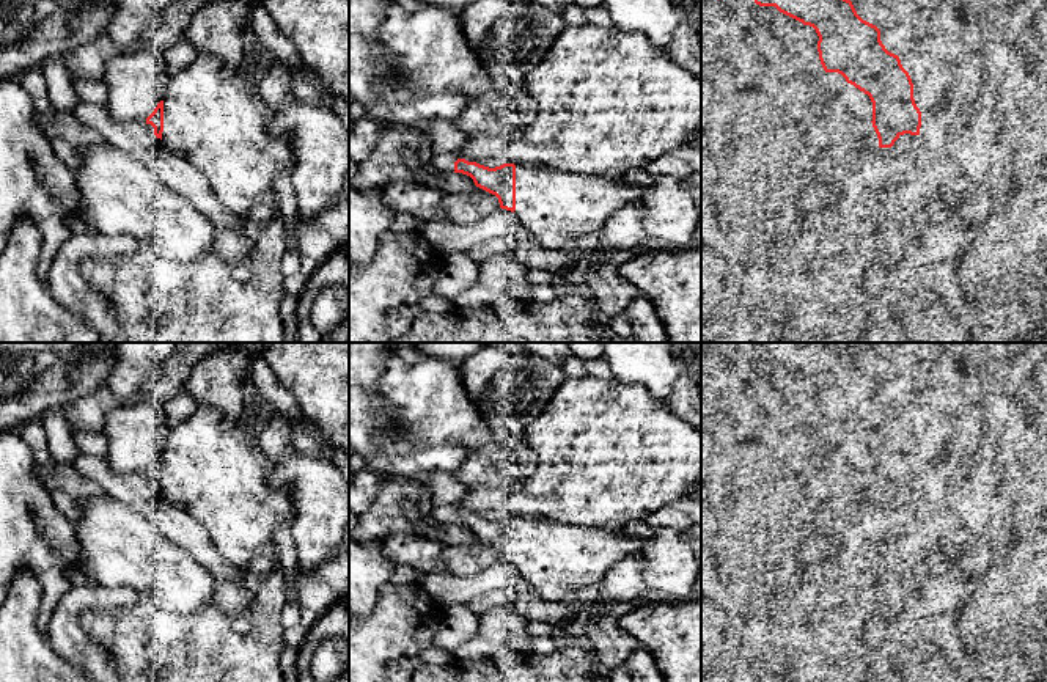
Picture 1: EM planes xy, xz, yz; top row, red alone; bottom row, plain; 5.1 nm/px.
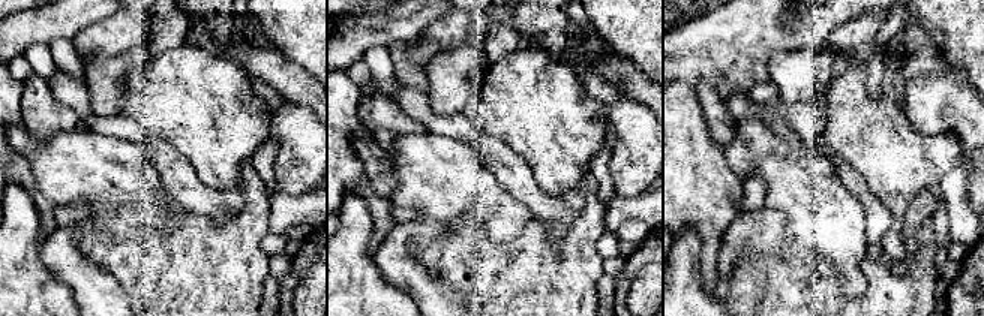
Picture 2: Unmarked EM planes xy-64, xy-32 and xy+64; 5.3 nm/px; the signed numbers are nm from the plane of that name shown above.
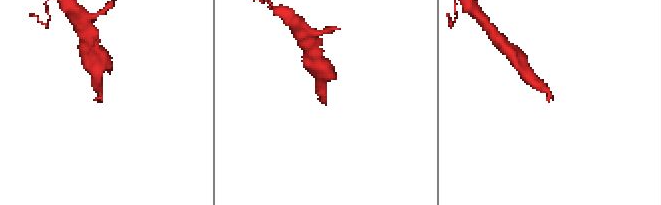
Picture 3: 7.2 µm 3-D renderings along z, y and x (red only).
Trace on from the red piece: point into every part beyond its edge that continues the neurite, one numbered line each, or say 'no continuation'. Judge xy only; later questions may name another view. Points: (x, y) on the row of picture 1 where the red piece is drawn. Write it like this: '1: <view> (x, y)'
1: xy (217, 121)

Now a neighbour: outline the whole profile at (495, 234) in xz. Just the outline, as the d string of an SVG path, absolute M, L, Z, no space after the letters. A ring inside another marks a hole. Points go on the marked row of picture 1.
M501 207L470 225L423 220L420 233L442 258L462 251L478 264L492 256L514 251L519 240L531 239L517 215Z

